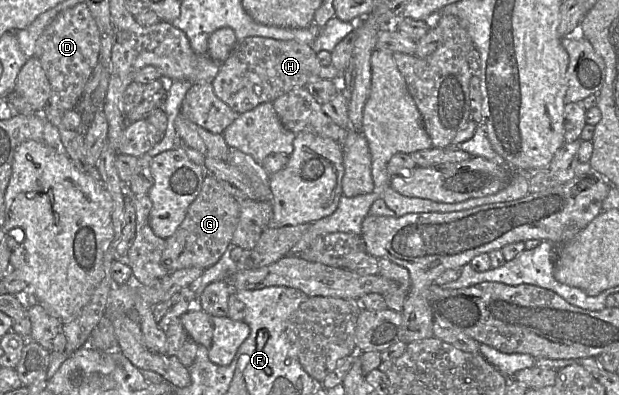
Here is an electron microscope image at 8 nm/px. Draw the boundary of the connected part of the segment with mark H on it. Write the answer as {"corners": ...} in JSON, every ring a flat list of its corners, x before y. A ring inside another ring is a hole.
{"corners":[[250,36,236,42,212,82,215,94,238,114,254,109,265,102,273,102,281,95,311,81,329,79,340,81,340,73,332,64,321,65,316,53,305,43]]}

